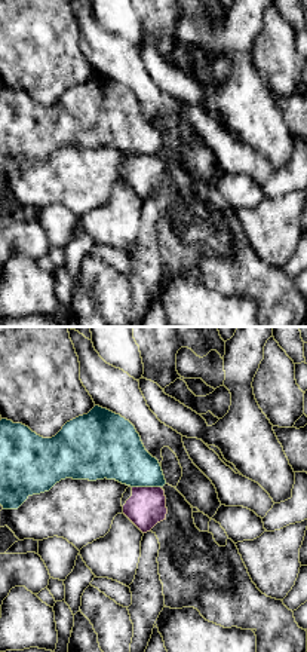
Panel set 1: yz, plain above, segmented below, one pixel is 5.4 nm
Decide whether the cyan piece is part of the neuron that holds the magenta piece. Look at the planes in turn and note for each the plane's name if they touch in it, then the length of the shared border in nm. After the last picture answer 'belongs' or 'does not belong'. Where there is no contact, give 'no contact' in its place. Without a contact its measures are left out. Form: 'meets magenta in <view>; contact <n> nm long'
meets magenta in yz; contact 160 nm long

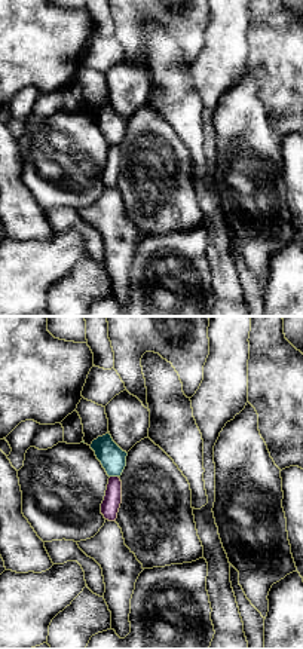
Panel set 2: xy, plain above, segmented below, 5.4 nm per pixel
meets magenta in xy; contact 50 nm long

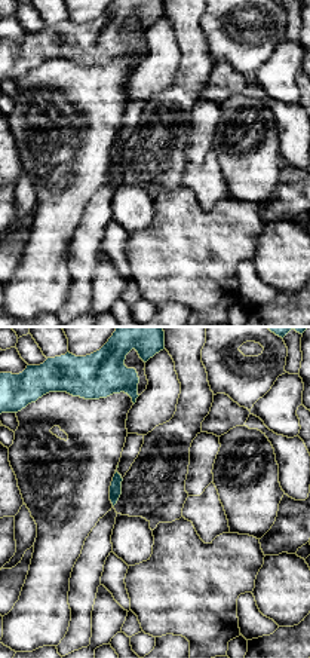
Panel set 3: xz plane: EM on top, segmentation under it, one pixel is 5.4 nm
no contact

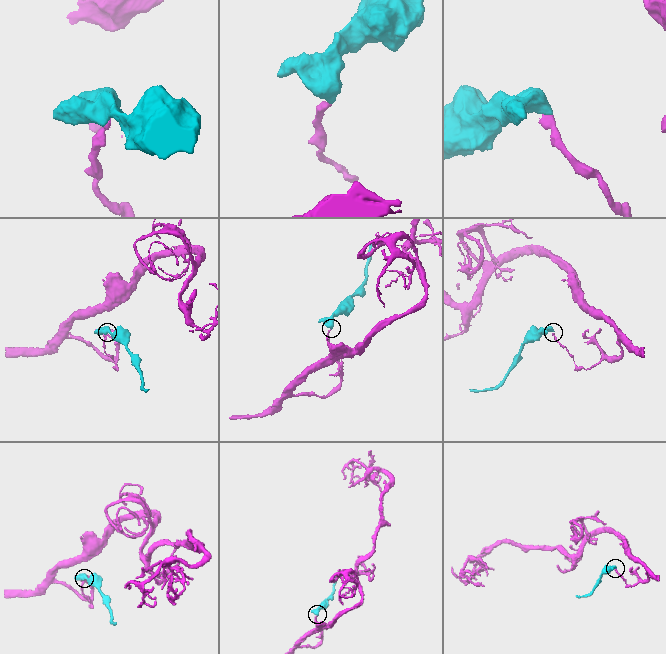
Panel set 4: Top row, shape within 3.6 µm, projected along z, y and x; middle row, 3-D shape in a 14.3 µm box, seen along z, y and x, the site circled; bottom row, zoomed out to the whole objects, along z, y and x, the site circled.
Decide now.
does not belong

